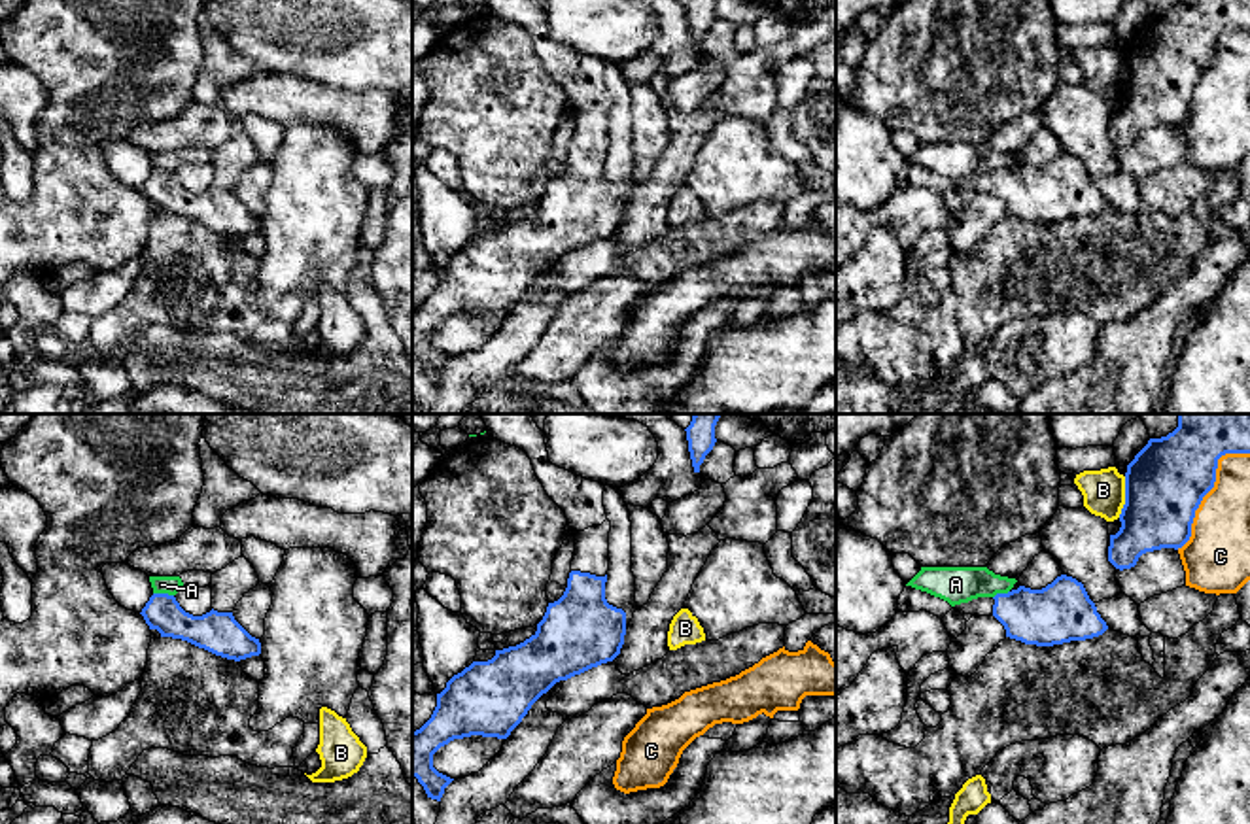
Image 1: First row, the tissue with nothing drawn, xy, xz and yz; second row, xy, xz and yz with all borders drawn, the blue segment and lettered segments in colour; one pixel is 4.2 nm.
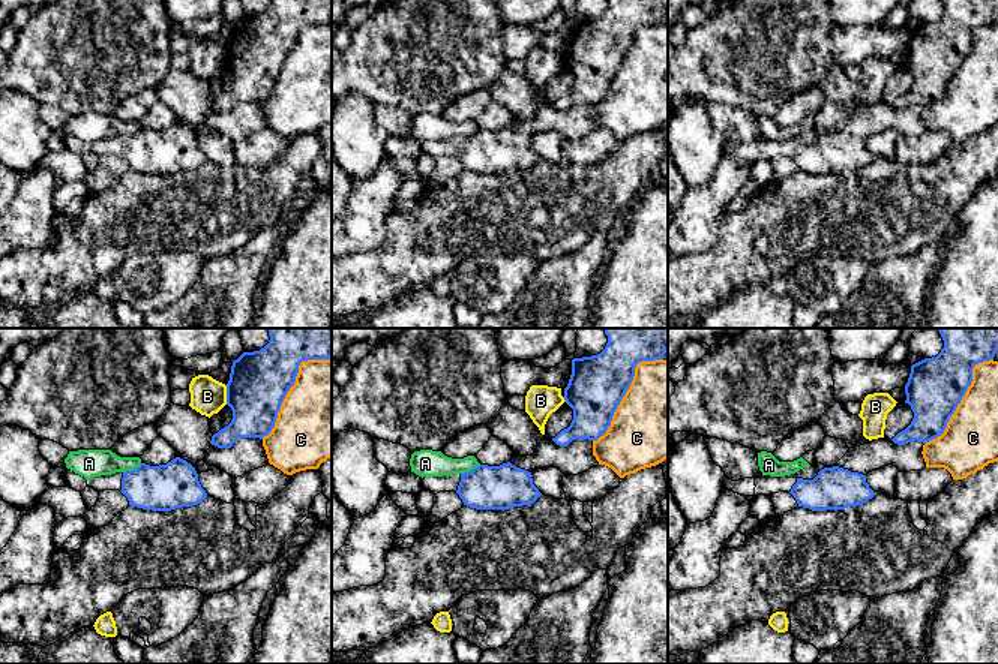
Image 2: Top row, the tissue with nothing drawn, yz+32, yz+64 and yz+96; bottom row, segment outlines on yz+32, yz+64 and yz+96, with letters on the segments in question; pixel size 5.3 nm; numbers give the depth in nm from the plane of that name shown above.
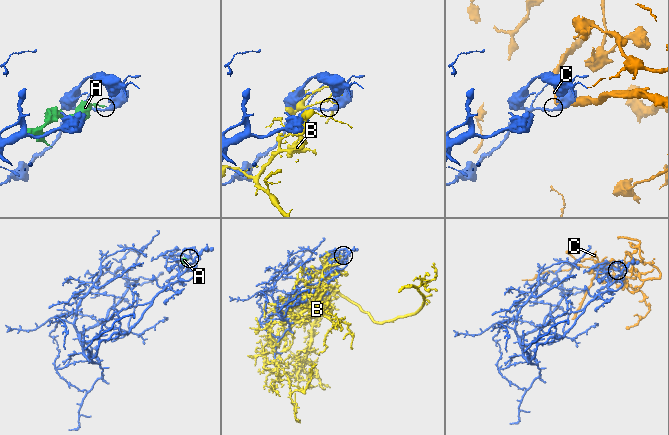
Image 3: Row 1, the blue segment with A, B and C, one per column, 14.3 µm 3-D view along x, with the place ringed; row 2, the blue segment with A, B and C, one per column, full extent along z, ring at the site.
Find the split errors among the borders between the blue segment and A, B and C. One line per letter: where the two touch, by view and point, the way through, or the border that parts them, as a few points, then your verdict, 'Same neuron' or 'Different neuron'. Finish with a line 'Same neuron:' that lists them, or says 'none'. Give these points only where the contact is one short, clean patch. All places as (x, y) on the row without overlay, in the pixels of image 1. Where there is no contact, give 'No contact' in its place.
A: Touches blue at xy (163, 171). Boundary: xy (154, 169), (173, 172). Different neuron
B: Touches blue at yz (1126, 74). Different neuron
C: Touches blue at yz (1211, 65). Different neuron
Same neuron: none

